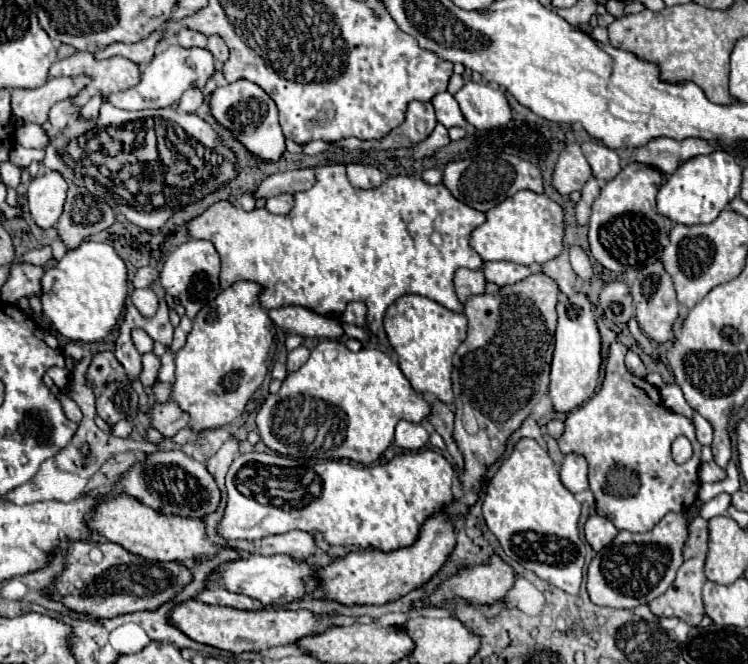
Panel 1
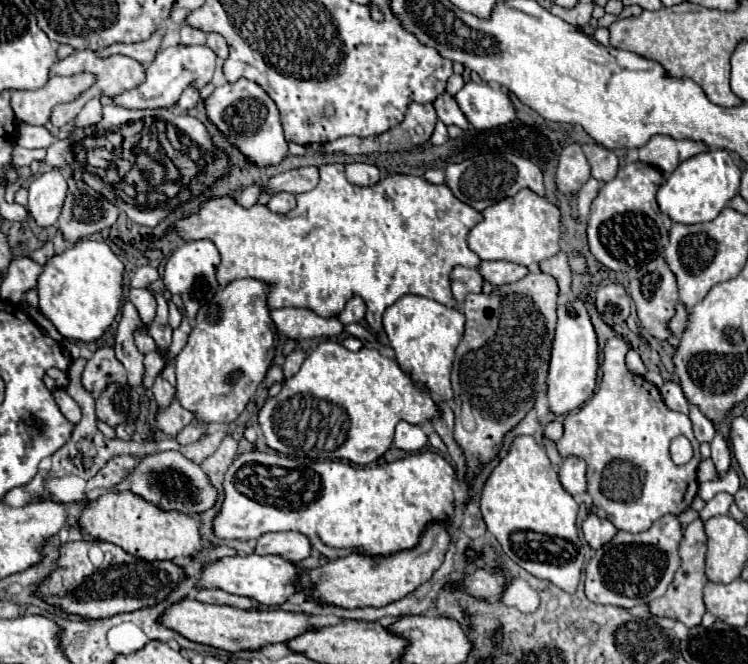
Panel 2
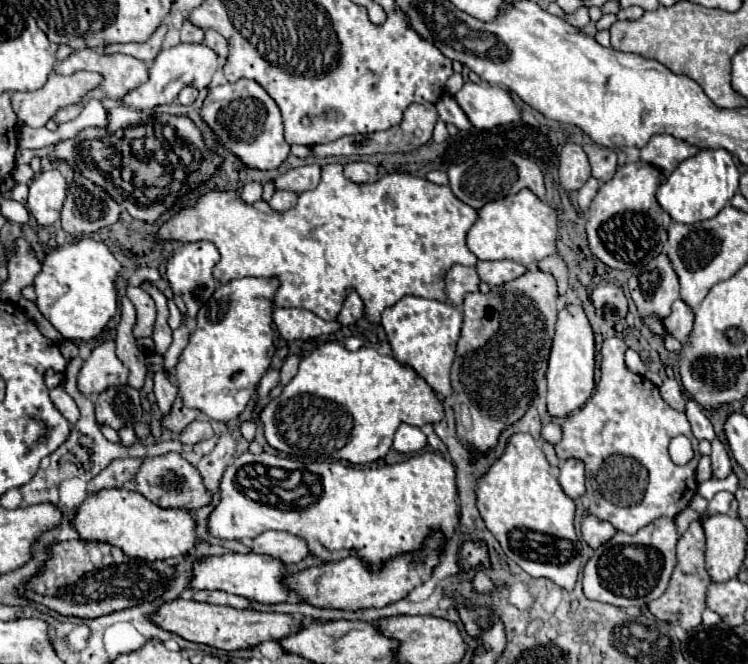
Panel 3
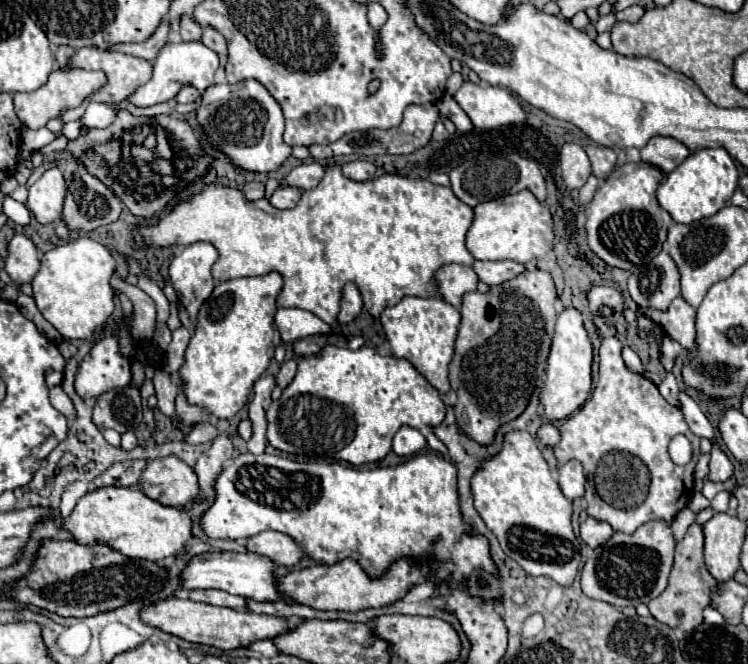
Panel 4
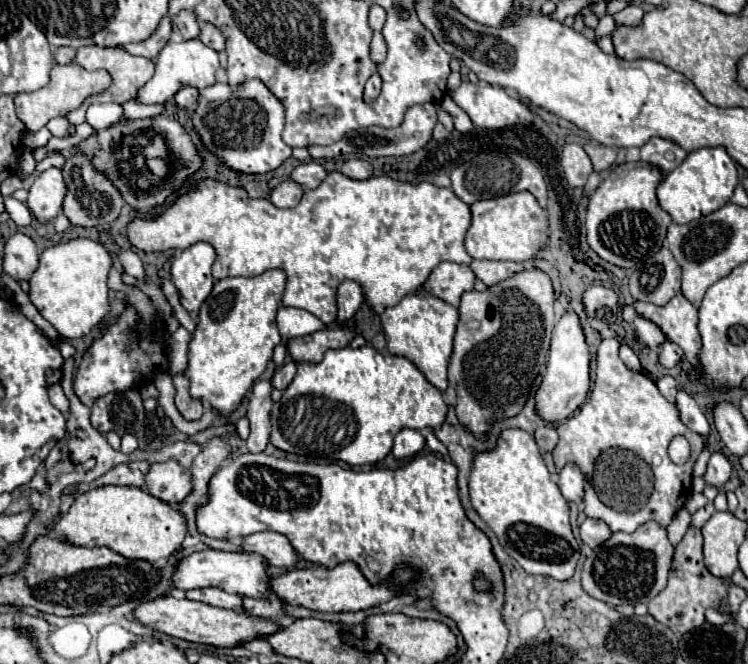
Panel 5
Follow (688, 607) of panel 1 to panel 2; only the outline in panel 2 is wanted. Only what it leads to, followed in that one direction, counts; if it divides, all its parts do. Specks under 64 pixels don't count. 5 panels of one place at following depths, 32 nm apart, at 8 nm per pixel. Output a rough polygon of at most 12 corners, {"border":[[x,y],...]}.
{"border":[[698,518],[680,542],[680,568],[650,614],[700,624],[706,534]]}

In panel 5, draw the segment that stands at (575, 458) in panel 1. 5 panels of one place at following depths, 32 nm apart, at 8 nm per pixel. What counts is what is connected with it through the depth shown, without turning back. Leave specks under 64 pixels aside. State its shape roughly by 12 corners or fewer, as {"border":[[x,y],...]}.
{"border":[[574,464],[560,470],[560,492],[582,502],[584,476]]}

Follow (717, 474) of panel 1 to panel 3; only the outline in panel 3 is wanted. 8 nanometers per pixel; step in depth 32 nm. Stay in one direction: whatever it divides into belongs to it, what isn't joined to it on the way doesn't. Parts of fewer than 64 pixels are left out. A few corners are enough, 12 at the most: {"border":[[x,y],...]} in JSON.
{"border":[[702,456],[696,468],[696,480],[704,482],[712,474],[710,456]]}

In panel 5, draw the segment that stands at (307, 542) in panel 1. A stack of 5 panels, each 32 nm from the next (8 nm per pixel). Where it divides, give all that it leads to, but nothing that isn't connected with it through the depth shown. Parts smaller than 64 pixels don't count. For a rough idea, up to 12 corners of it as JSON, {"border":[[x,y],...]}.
{"border":[[256,532],[240,548],[266,564],[292,568],[296,552],[278,532]]}

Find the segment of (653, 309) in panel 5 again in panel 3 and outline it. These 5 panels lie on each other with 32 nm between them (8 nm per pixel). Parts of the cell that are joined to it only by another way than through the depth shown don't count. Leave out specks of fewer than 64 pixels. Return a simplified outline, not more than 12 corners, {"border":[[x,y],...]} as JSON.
{"border":[[684,300],[672,304],[664,318],[670,336],[688,342],[694,324],[694,312]]}

